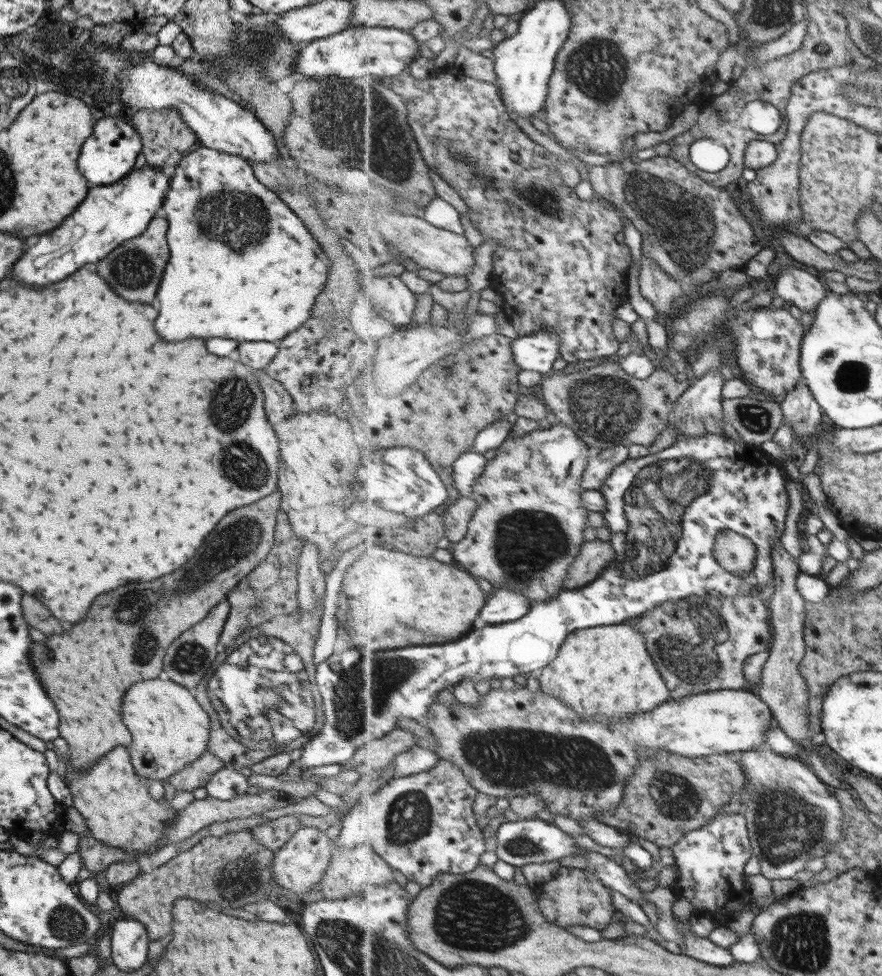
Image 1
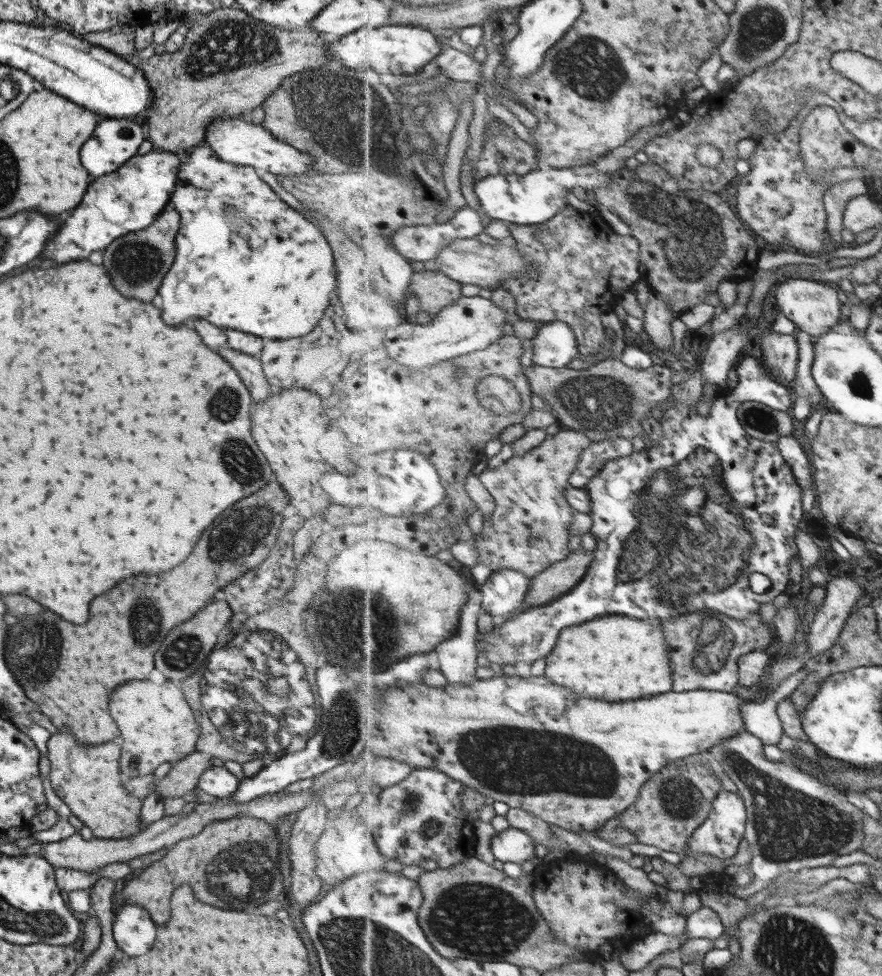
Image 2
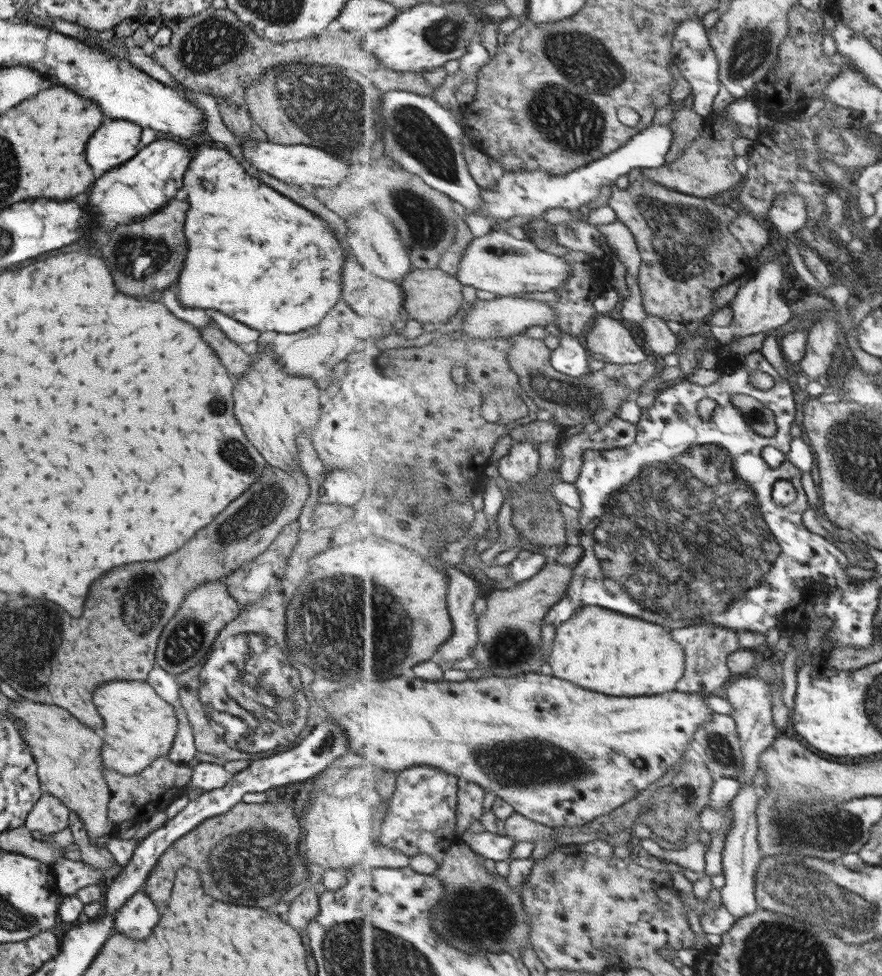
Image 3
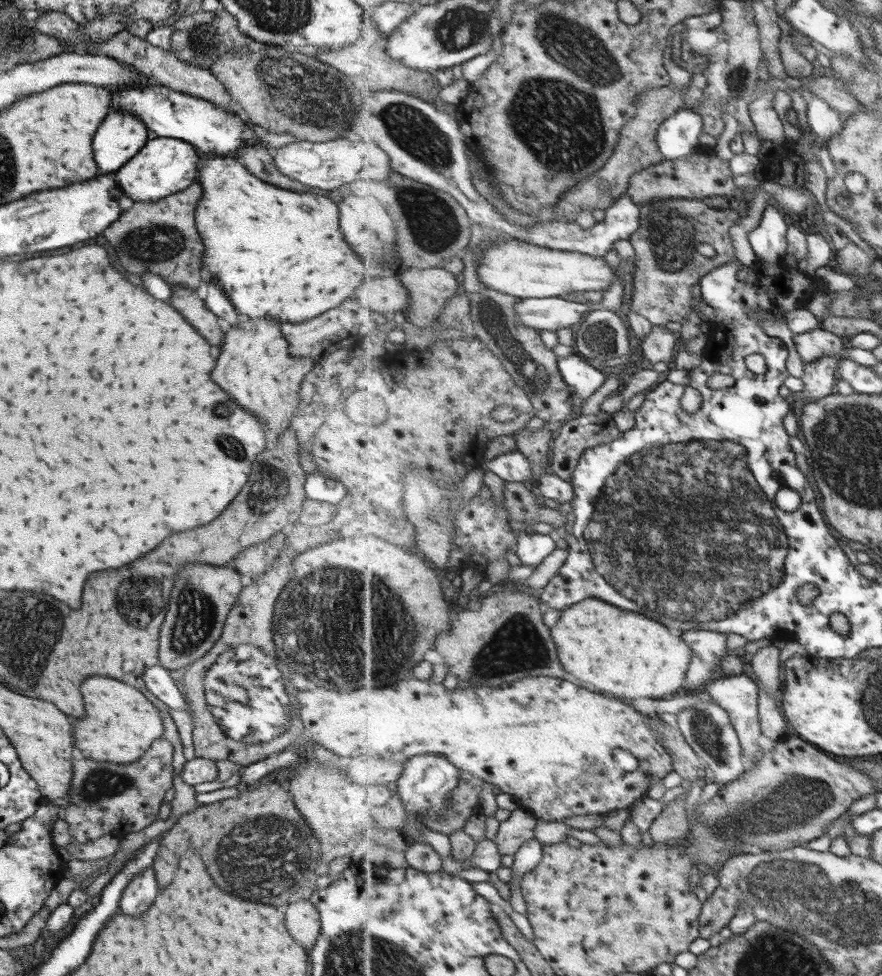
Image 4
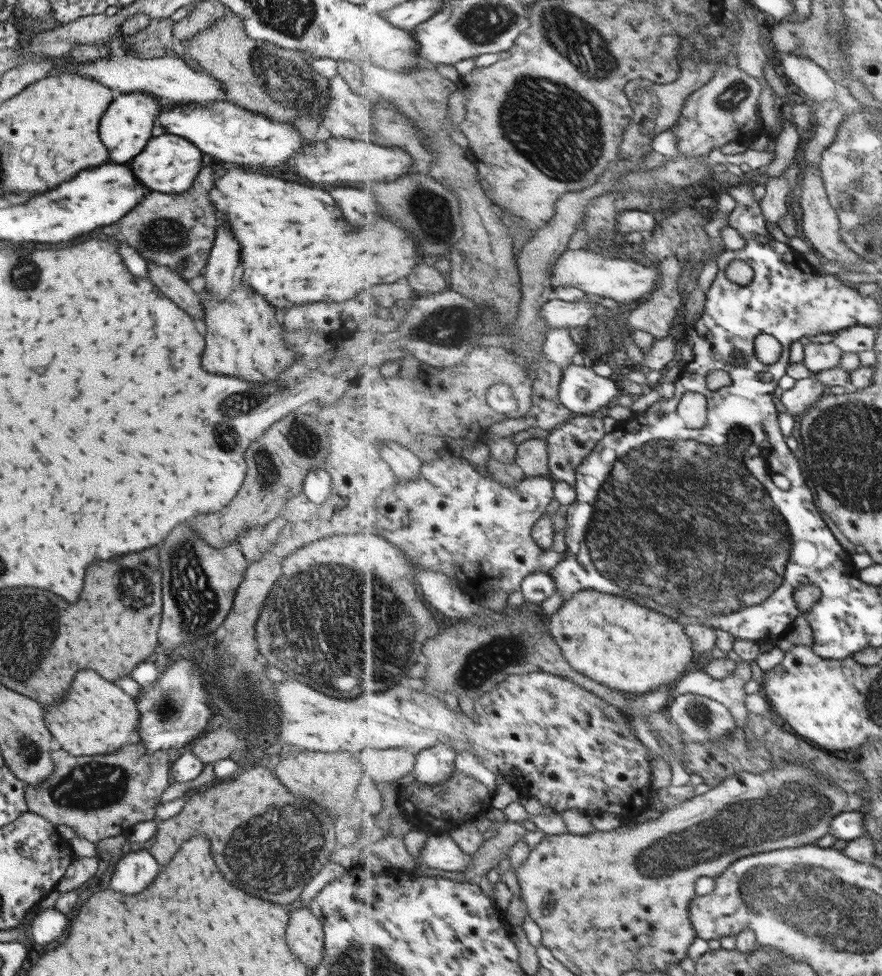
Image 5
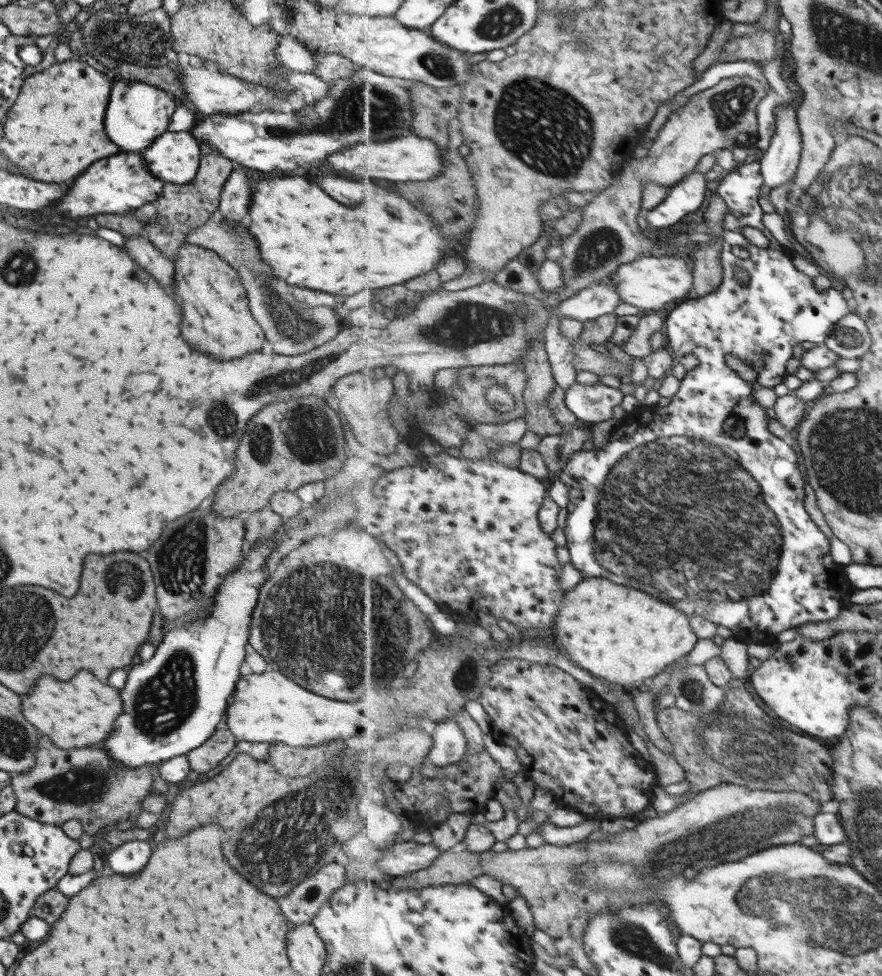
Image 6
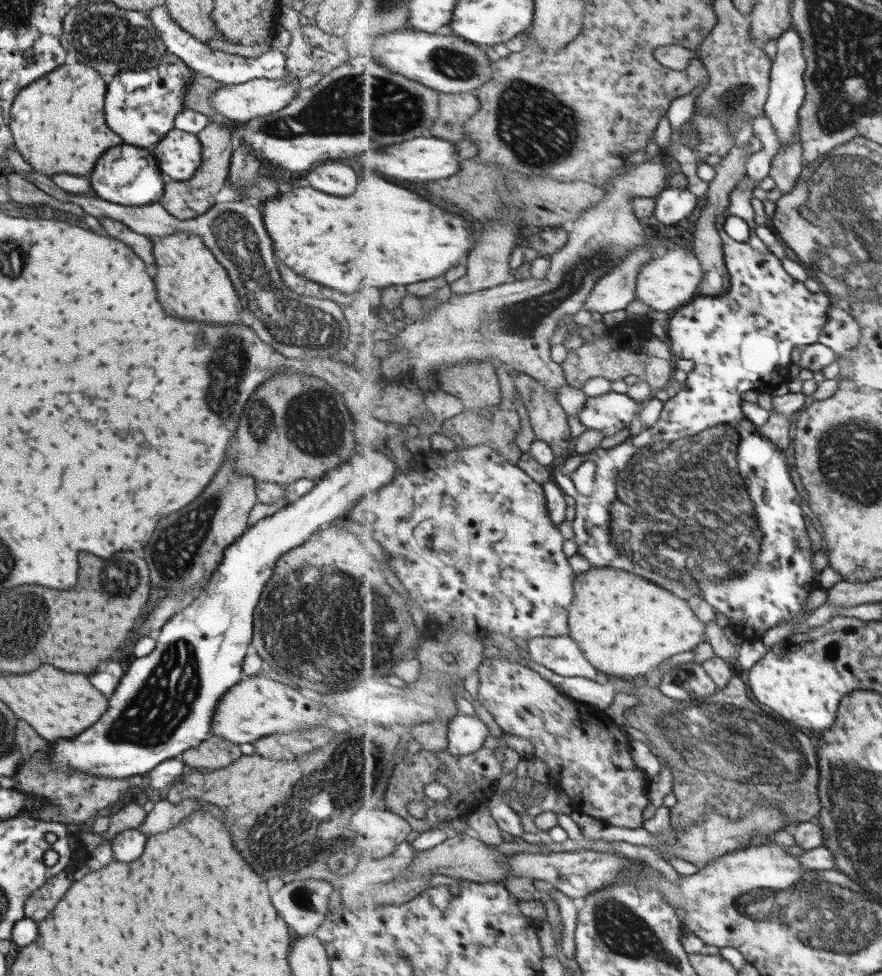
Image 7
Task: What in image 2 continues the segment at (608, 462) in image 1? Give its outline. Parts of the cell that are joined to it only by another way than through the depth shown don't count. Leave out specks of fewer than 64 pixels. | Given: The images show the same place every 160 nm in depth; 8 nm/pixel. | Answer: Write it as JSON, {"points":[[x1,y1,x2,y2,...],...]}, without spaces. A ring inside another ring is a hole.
{"points":[[616,437,616,440,594,440,584,452,577,469,571,474,571,484,578,488,587,488,591,478,607,465,610,460,618,460,634,454,634,442,628,437]]}

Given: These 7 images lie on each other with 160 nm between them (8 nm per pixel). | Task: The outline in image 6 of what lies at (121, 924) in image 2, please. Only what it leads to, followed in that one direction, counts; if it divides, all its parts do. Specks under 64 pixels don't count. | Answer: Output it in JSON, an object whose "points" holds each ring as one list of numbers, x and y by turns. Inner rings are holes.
{"points":[[132,840,112,848,106,856,109,868,116,874,136,874,150,860,151,840]]}

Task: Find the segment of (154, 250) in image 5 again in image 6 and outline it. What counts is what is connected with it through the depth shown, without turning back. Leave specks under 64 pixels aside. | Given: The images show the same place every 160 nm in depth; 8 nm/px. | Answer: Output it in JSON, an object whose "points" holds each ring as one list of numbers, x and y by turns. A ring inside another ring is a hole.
{"points":[[212,149,210,154,201,156,198,173,192,181,186,184,165,182,162,193,158,196,158,200,155,200,158,204,155,212,157,216,150,223,140,222,135,216,132,216,134,210,130,210,120,215,112,213,94,215,91,219,92,225,122,232,124,237,146,237,166,258,175,260,179,248,189,243,186,234,200,229,213,215,213,212,218,210,223,187,235,167,232,160,222,156,218,150]]}

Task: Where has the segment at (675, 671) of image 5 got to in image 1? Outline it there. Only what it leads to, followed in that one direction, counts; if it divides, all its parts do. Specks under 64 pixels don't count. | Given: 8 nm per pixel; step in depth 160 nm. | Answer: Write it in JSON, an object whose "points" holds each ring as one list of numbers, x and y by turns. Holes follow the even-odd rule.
{"points":[[632,622,573,632,557,660,538,674,546,693,562,697,580,718,632,718,673,698,667,680,648,650,647,636]]}

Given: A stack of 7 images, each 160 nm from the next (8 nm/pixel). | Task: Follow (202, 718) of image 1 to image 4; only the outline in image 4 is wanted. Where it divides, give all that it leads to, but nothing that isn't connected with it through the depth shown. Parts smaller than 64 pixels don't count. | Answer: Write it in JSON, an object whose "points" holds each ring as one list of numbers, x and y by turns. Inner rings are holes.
{"points":[[104,676,86,678,80,690,86,704,86,716,72,724,78,755,102,762,128,764,136,762,156,739,164,738,163,717,140,690]]}

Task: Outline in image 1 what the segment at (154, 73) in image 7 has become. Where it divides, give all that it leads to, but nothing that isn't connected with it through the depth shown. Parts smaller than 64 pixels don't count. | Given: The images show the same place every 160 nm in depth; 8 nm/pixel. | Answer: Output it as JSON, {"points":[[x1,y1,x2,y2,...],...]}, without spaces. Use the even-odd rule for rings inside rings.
{"points":[[126,117,102,118,97,120,92,136,82,146,78,170,88,180,88,186,110,186,133,172,136,157,141,153,142,147,139,133]]}

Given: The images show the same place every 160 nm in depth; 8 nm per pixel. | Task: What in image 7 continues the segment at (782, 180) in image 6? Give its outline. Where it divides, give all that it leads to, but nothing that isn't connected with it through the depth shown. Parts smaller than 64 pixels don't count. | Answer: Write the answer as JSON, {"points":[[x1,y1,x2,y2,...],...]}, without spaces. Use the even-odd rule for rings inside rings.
{"points":[[794,24,779,38,779,52,771,72,771,95,765,106,766,114,774,121,780,133,783,148,789,147,796,139,800,139,800,111,808,96,805,74,809,67,805,55,805,40,799,28]]}

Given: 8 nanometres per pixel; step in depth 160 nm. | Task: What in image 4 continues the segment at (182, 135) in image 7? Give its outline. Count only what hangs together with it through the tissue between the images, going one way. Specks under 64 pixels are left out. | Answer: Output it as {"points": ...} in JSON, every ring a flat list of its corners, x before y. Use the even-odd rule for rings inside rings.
{"points":[[177,138,150,139,136,156,116,171,114,179,120,184,122,196,133,201,155,201,186,190,197,182,199,156,192,144]]}

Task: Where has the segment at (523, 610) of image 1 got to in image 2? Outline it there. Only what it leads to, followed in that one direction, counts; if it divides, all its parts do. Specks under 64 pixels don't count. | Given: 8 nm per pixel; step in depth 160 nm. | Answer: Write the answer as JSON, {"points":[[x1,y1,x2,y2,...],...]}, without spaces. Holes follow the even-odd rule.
{"points":[[502,569,492,573,480,590,484,612,492,616,518,614,531,587,531,578,521,570]]}

